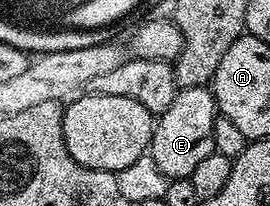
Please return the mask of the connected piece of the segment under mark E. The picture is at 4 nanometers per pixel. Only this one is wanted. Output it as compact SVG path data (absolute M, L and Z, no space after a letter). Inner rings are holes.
M207 86L179 88L168 108L158 113L155 133L151 136L149 157L167 180L190 178L198 163L204 158L209 158L209 154L215 151L213 126L216 115L215 94Z

